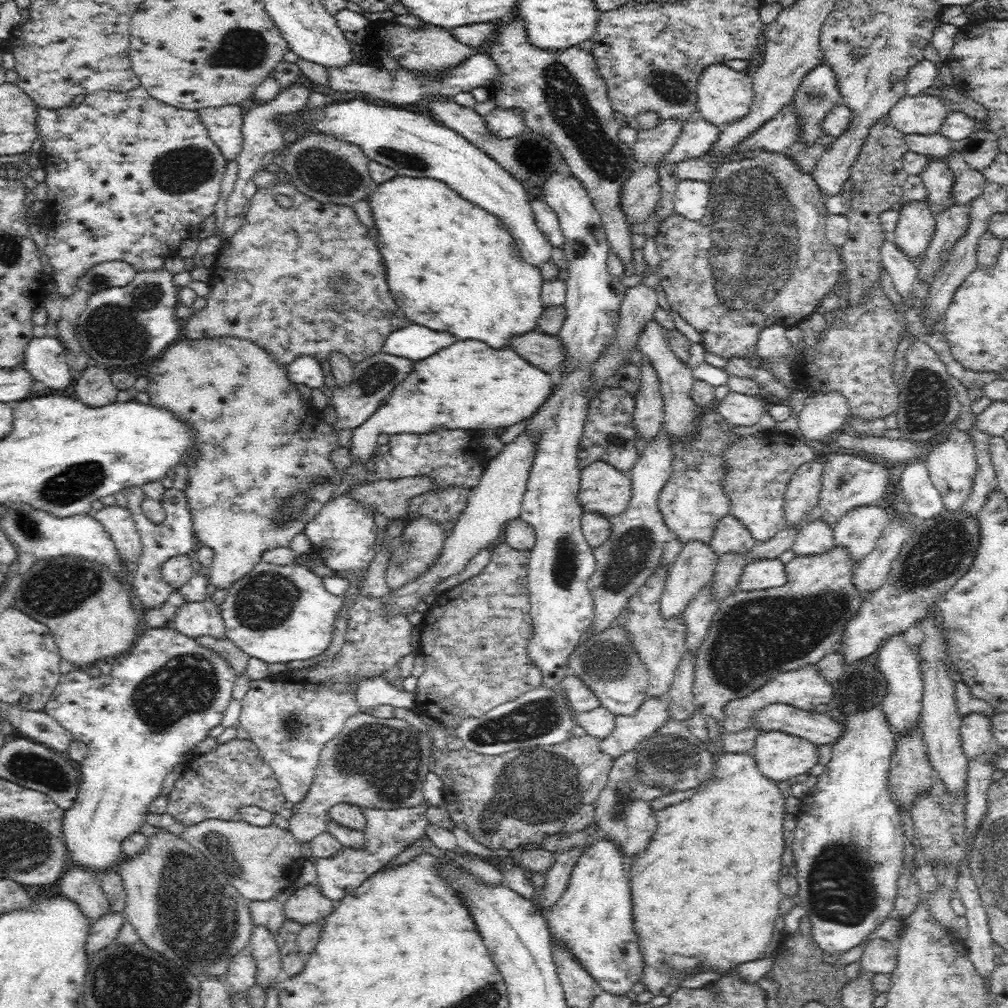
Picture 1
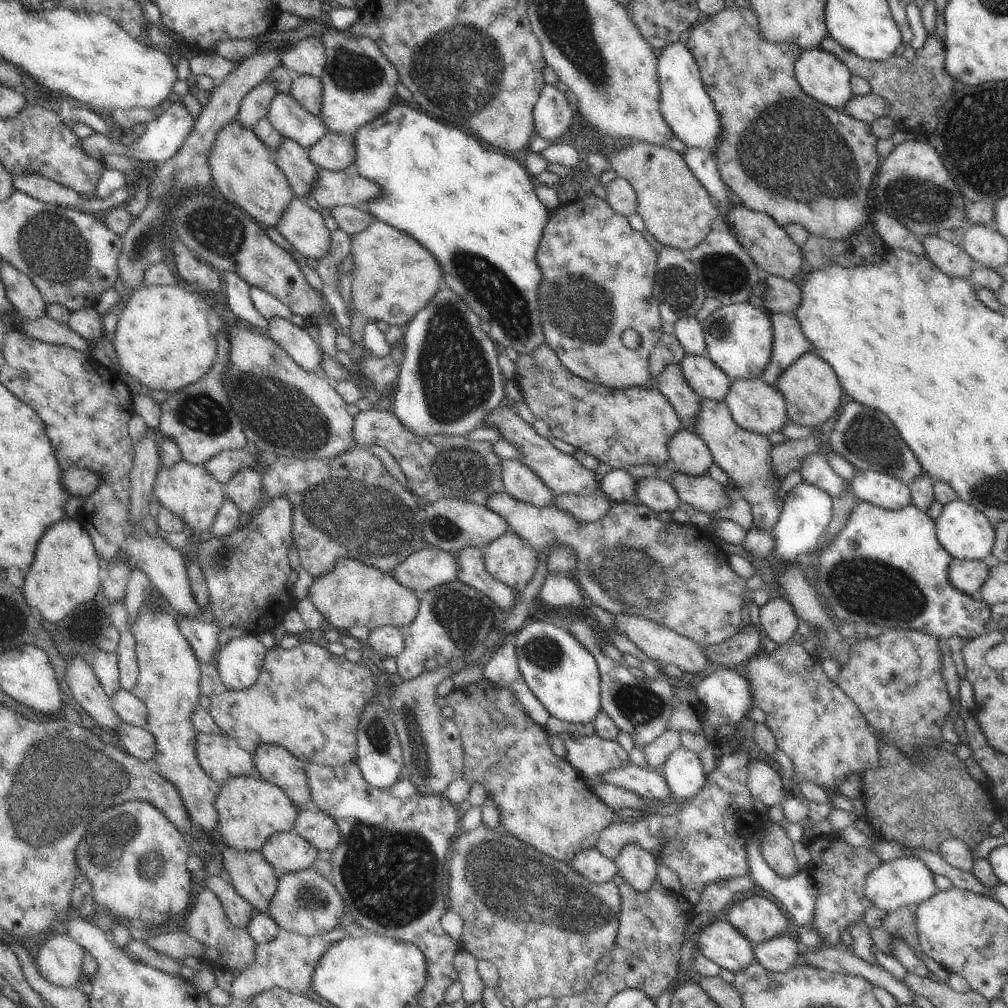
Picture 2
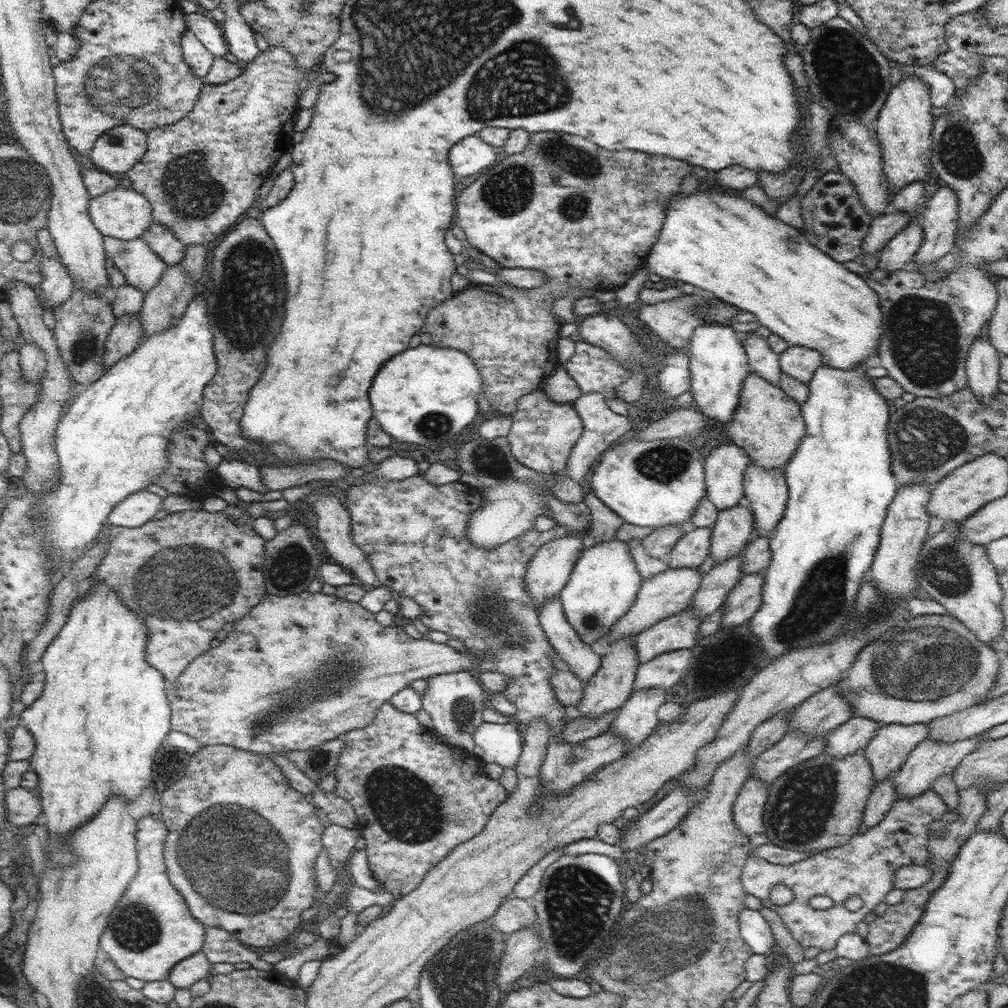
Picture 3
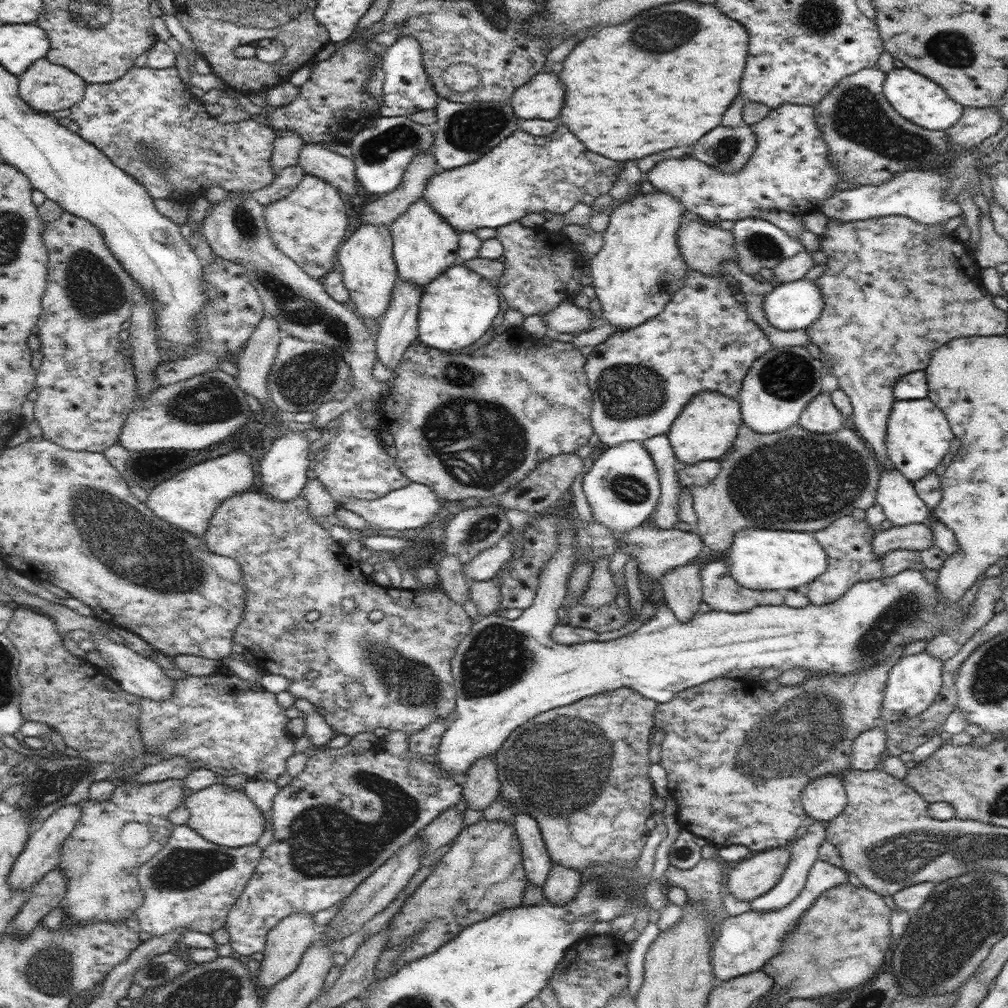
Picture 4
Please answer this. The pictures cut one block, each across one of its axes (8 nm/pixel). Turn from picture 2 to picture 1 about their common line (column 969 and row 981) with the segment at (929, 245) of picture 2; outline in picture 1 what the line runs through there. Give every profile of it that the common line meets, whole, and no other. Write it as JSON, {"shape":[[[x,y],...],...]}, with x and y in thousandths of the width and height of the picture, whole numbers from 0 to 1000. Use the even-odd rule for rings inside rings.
{"shape":[[[254,919],[245,938],[255,958],[253,976],[264,983],[274,975],[280,961],[280,947],[271,929],[263,919]]]}

